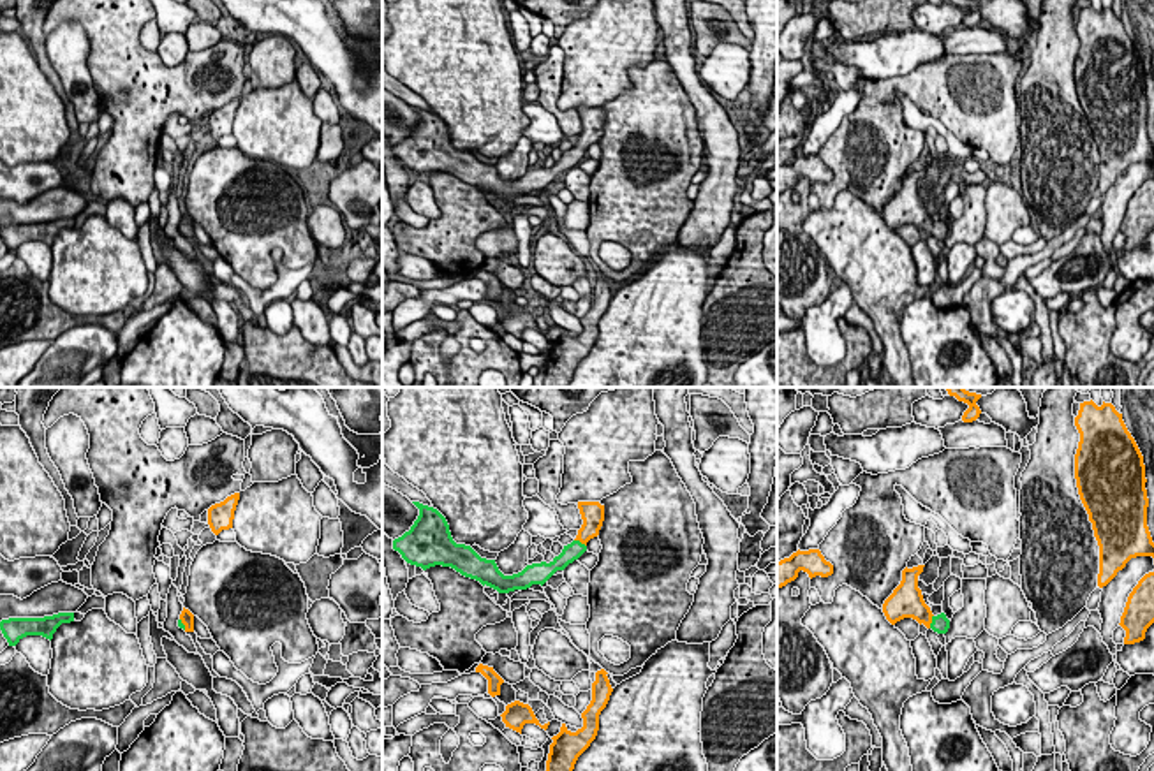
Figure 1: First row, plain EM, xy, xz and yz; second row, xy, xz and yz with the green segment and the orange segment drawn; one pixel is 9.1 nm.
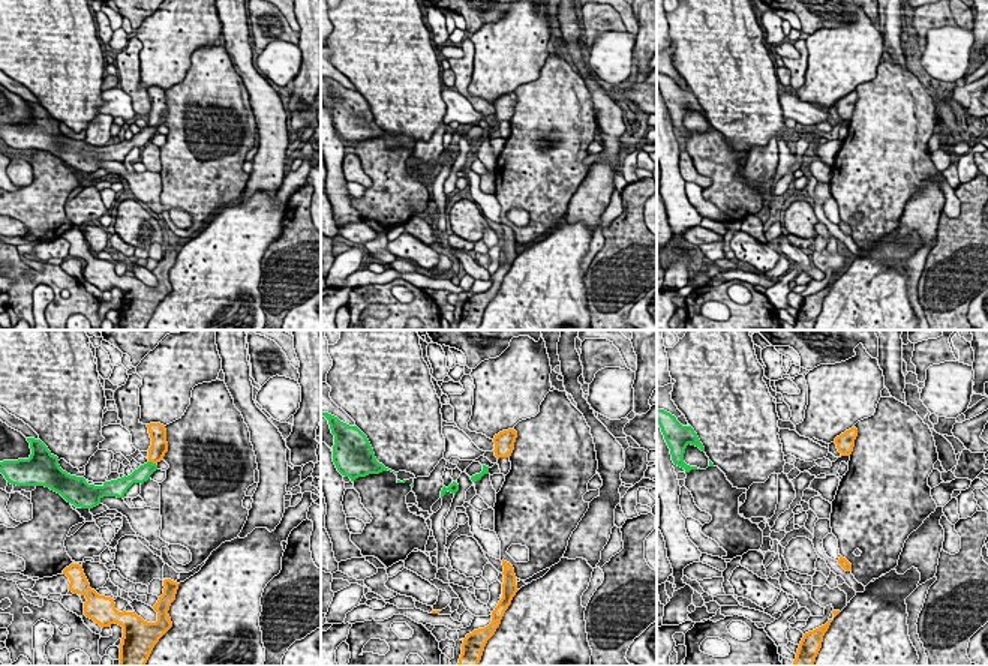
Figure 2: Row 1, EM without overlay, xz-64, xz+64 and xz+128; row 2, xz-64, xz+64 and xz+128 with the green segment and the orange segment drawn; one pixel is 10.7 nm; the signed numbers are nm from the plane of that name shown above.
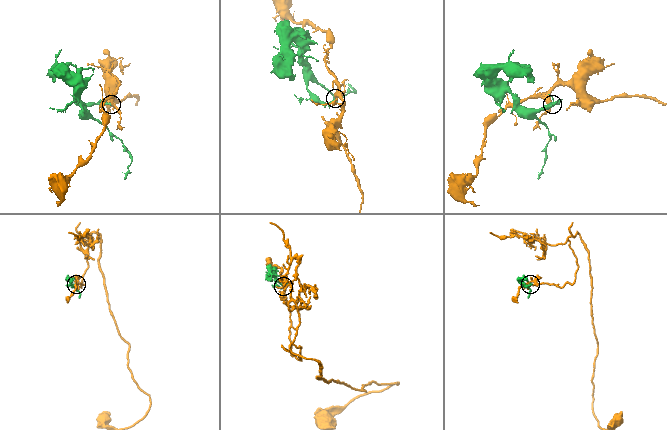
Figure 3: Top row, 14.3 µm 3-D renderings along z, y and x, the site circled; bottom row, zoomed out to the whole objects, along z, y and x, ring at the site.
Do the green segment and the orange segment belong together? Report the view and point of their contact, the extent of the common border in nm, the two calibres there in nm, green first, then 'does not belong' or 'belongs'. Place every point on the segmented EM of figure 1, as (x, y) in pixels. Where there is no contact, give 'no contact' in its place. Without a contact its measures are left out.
yz (932, 622) | 130 nm | 160/240 nm | belongs

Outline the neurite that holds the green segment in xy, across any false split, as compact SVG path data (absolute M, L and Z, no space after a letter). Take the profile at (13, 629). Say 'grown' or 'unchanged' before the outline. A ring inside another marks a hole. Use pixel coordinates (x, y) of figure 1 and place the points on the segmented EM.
unchanged; M58 613L44 618L9 618L0 621L0 630L9 646L16 646L26 635L42 635L53 639L62 623L74 621L74 613Z

